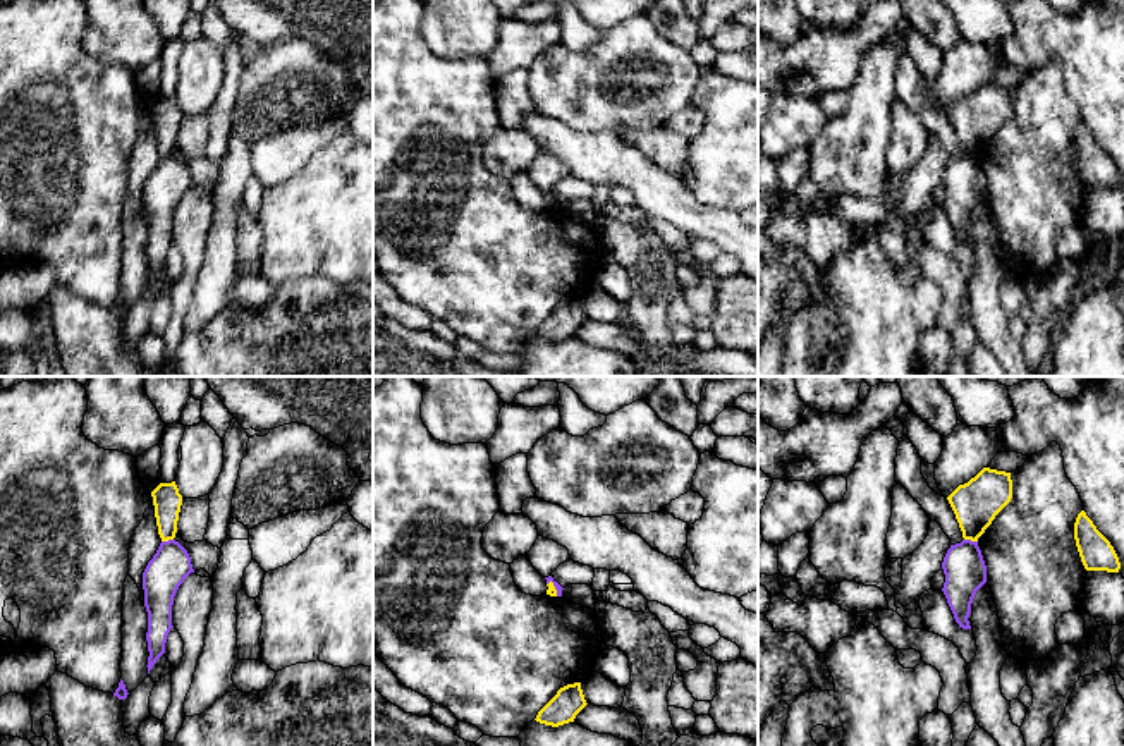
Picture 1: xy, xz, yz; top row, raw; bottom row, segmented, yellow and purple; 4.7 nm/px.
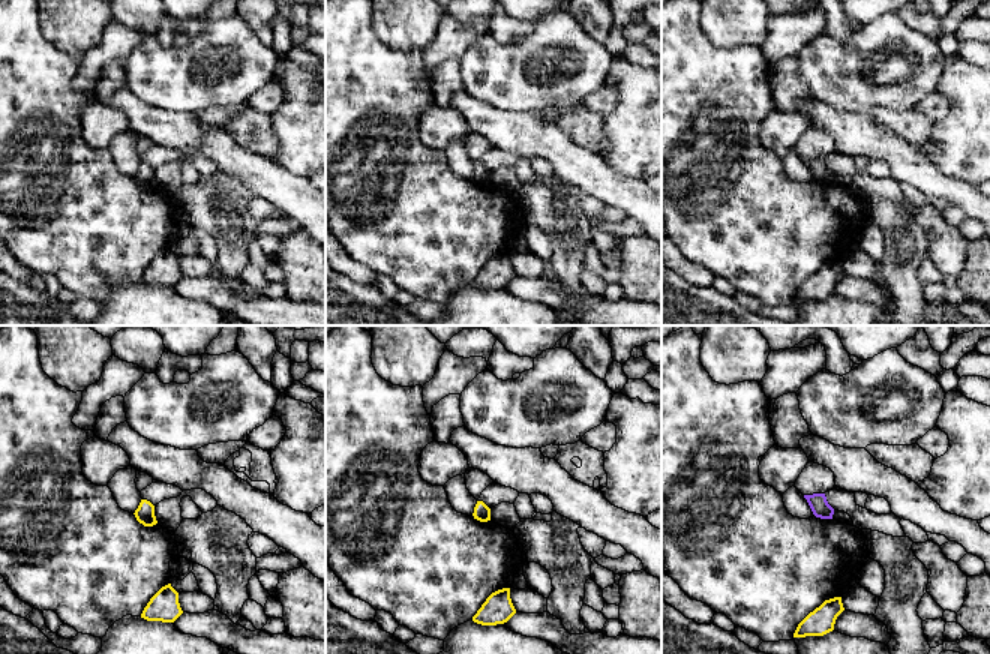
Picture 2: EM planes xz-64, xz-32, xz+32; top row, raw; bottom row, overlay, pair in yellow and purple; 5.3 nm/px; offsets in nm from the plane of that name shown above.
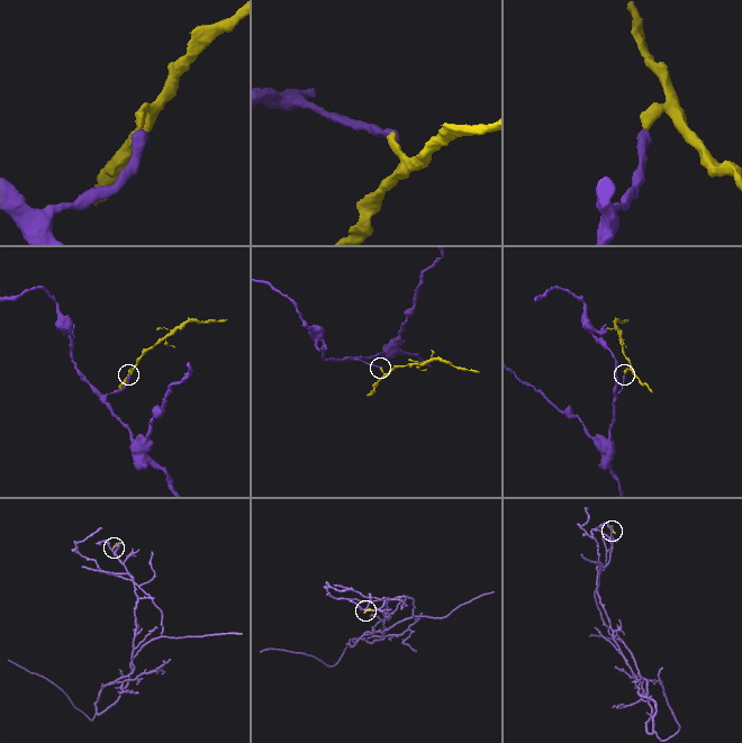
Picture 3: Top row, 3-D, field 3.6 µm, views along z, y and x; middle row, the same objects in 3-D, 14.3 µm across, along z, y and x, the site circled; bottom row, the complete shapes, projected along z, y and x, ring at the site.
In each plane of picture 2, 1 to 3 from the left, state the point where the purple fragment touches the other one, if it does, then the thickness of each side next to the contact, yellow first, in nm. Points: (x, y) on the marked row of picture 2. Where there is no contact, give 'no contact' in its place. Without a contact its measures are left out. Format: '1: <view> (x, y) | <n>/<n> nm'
1: no contact
2: no contact
3: no contact

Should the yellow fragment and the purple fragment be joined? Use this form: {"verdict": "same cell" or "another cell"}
{"verdict": "another cell"}

